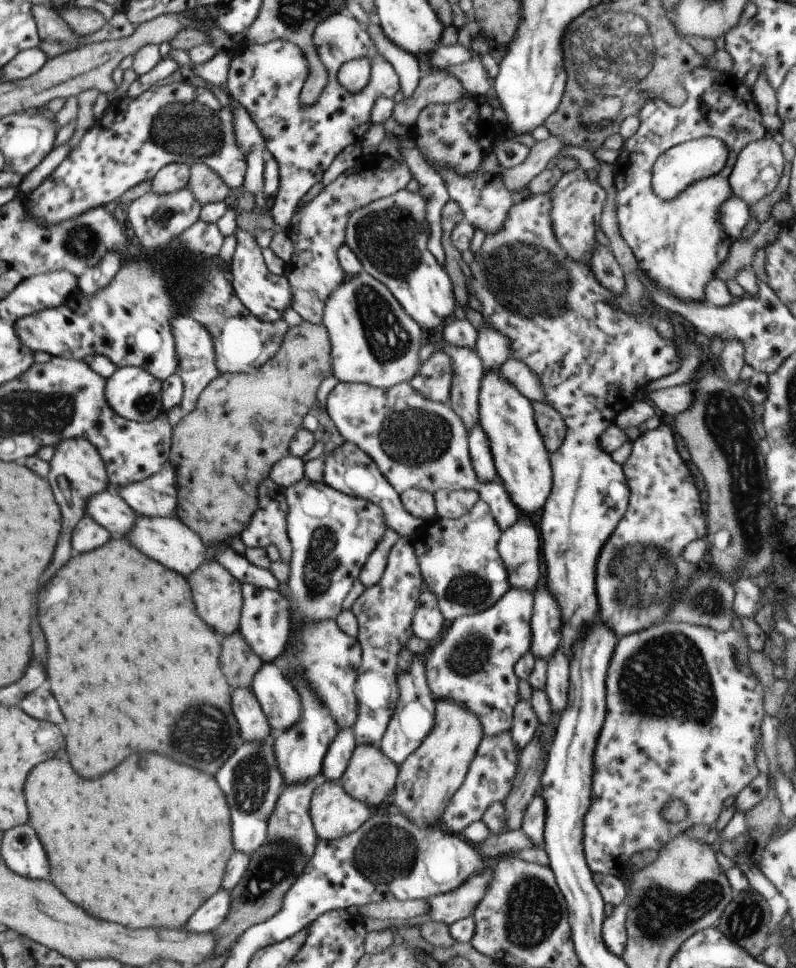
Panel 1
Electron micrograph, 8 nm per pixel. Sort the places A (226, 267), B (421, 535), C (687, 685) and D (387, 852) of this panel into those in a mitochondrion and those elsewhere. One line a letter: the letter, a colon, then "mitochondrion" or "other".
A: other
B: other
C: mitochondrion
D: mitochondrion

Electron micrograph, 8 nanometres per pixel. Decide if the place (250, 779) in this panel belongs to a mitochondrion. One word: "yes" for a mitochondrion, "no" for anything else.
yes

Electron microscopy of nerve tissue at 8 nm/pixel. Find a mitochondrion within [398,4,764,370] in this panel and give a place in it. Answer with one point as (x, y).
(613, 52)

